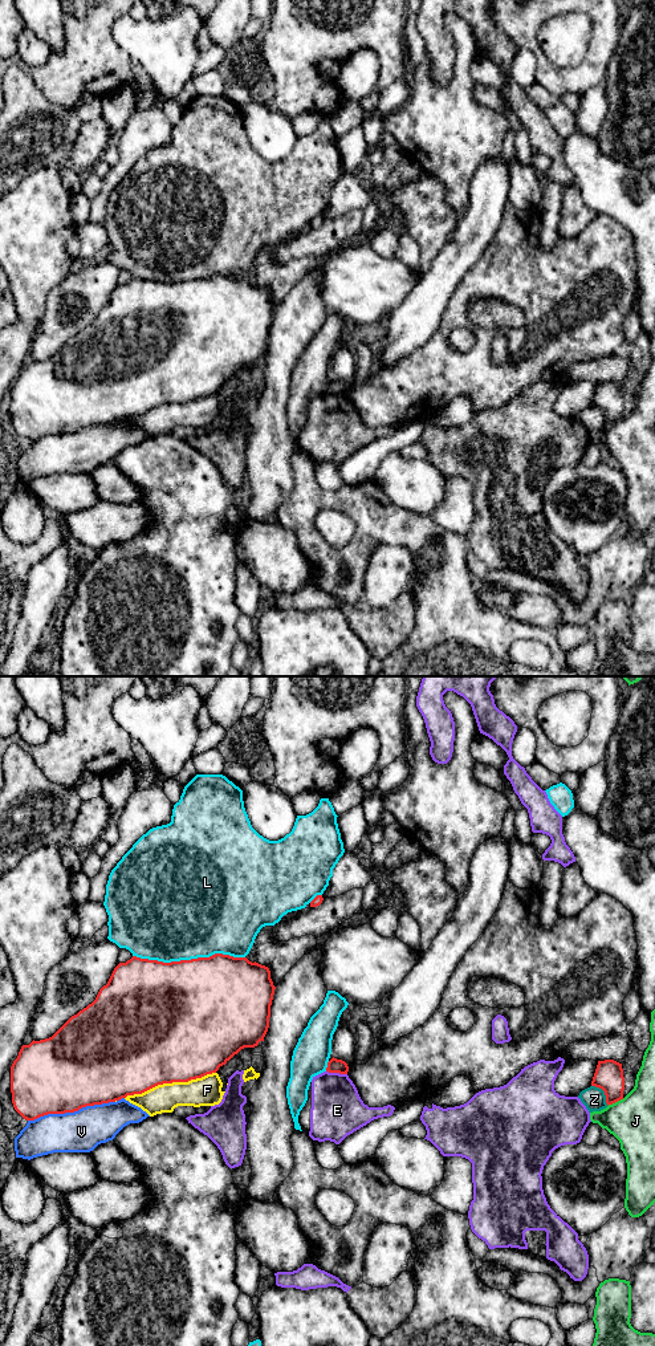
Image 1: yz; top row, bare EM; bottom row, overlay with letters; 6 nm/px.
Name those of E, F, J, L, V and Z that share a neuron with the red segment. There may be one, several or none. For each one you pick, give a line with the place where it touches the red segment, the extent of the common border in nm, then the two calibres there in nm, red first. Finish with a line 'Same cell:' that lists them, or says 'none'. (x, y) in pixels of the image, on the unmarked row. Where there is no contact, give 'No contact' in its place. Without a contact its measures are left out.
Same cell: none

